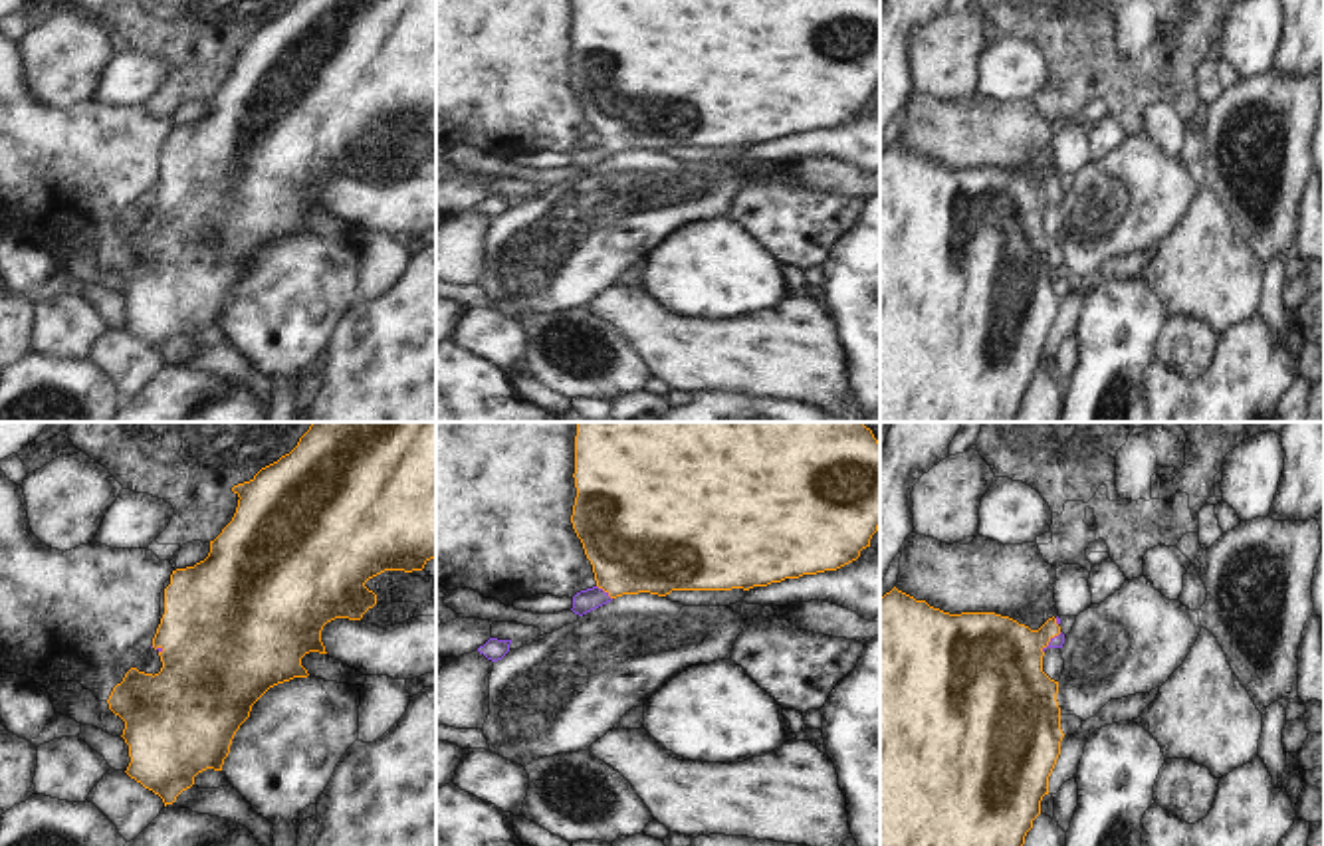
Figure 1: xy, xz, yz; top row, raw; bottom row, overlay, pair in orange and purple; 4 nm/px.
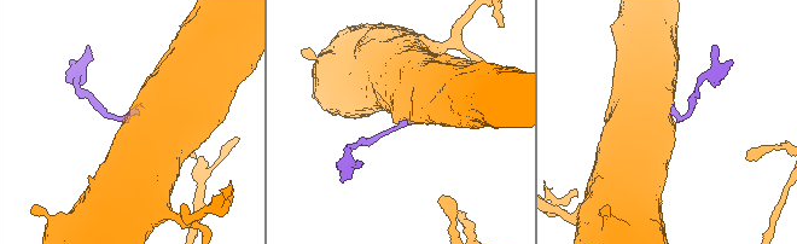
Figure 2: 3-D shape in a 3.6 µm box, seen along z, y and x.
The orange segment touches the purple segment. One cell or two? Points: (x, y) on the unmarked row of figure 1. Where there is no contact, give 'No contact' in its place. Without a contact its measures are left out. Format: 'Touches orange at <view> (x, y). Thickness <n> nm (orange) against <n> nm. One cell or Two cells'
Touches orange at xz (605, 147). Thickness 440 nm (orange) against 90 nm. One cell.

